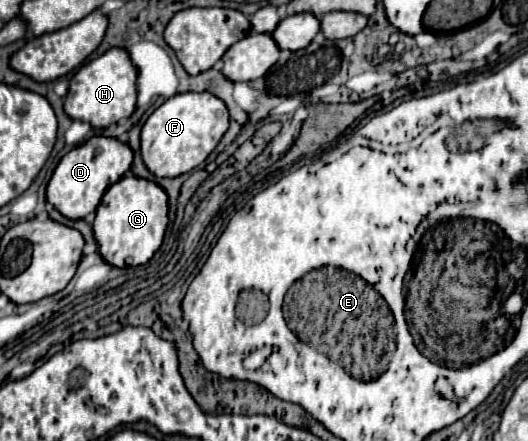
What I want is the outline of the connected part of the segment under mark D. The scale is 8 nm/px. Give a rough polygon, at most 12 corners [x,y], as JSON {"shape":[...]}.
{"shape":[[92,137],[62,157],[48,201],[68,219],[92,217],[134,153]]}

